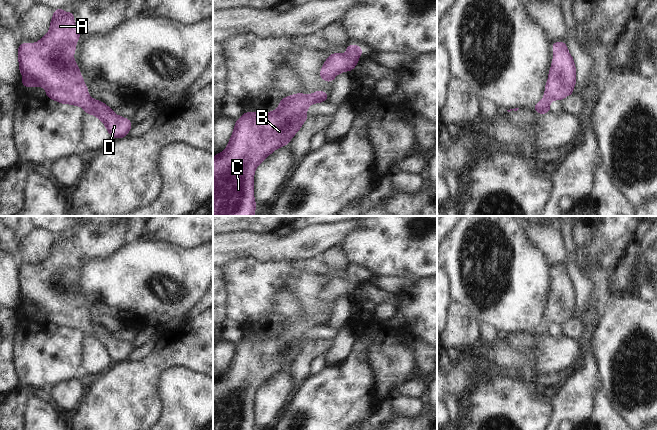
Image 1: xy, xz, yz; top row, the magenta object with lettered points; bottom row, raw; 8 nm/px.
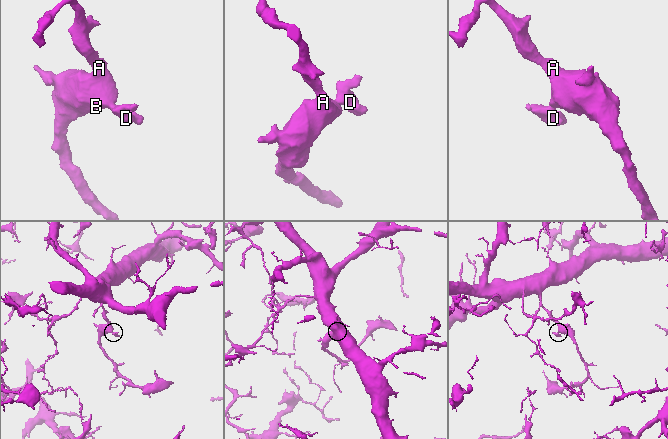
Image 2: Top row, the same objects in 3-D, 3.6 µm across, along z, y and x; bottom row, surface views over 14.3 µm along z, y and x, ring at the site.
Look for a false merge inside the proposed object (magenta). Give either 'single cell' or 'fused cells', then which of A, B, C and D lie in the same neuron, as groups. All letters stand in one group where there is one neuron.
single cell; groups A B C D

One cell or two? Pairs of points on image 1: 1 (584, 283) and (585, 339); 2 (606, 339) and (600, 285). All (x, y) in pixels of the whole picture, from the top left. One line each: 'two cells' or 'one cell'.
1: one cell
2: one cell

